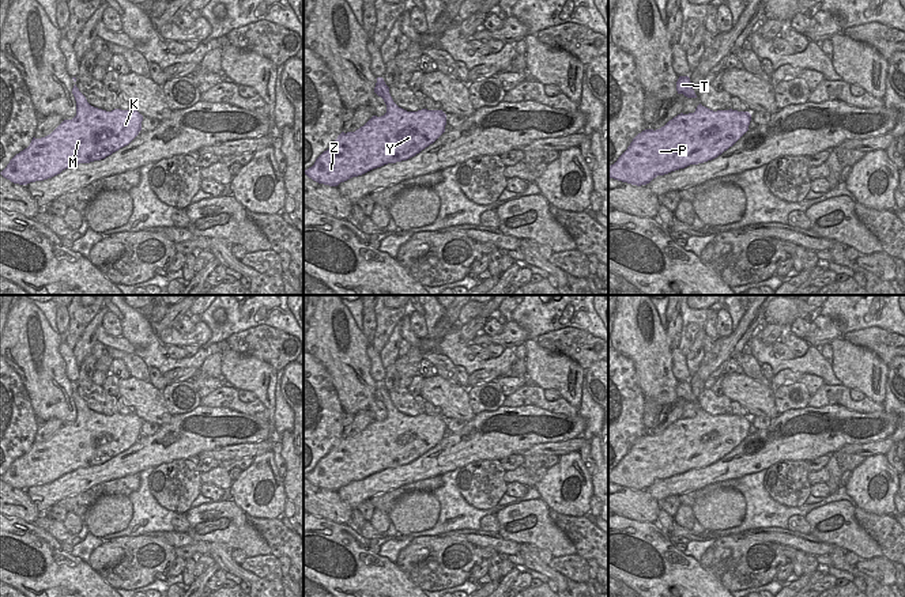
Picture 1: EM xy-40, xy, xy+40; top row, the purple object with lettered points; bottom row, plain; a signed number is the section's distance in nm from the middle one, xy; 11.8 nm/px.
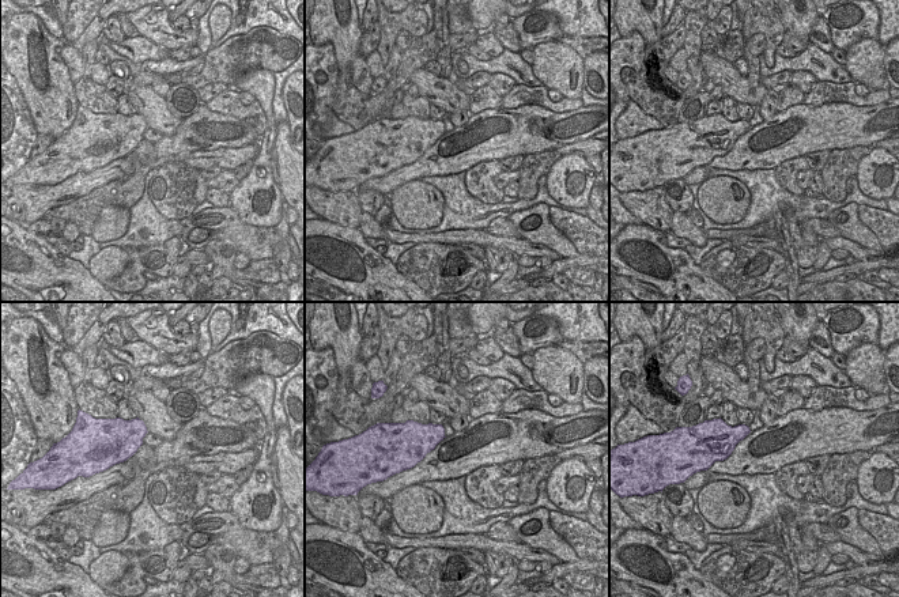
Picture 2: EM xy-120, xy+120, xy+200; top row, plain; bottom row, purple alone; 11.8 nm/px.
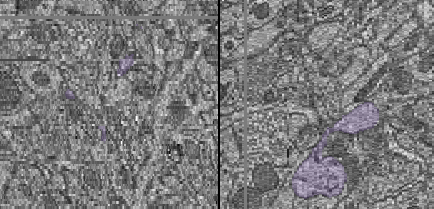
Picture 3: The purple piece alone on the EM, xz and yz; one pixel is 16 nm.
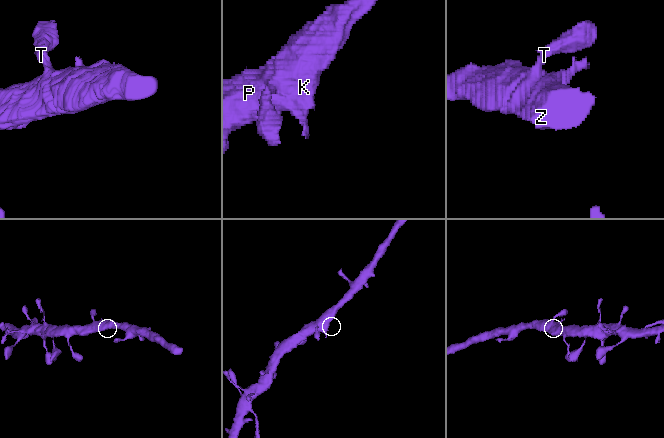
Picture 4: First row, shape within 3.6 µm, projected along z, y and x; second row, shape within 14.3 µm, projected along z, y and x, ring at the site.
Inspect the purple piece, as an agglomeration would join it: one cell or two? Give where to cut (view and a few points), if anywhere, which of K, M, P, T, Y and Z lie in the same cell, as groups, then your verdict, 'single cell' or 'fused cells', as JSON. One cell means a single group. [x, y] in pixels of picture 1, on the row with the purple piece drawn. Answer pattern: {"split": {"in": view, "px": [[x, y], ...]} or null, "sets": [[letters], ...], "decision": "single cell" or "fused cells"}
{"split": null, "sets": [["K", "M", "P", "T", "Y", "Z"]], "decision": "single cell"}

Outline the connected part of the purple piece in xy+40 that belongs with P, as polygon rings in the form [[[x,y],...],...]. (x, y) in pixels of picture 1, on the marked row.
[[[700,103],[694,113],[680,113],[660,129],[638,133],[608,167],[608,177],[641,186],[657,175],[712,160],[748,131],[750,121],[748,112],[713,112]]]

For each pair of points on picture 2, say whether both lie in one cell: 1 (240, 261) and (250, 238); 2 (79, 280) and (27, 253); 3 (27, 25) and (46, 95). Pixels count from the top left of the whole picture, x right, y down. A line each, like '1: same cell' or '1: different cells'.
1: different cells
2: same cell
3: same cell

